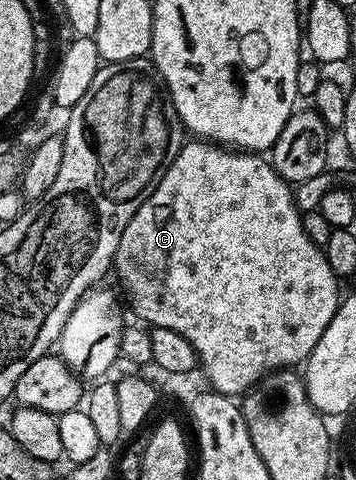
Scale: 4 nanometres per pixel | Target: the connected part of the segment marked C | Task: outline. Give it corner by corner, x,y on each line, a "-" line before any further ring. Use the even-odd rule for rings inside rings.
208,141
189,142
182,146
175,161
171,161
155,193
151,193
151,197
143,201
135,217
131,217
127,229
123,229
123,237
119,237
119,249
113,255
113,267
115,275
117,271
126,293
129,294
129,303
133,306
134,313
139,318
146,319
141,321
150,328
162,327
179,333
179,337
186,339
195,349
200,370
205,370
205,375
209,378
208,386
218,391
220,395
241,397
254,383
260,383
268,372
293,369
304,364
315,349
315,345
319,345
323,329
331,325
331,317
335,317
337,312
339,276
331,269
331,265
327,265
324,250
317,247
315,241
311,241
311,237
307,237
301,220
302,212
297,210
293,200
293,187
286,183
283,177
279,177
279,173
268,158
257,153
226,149

